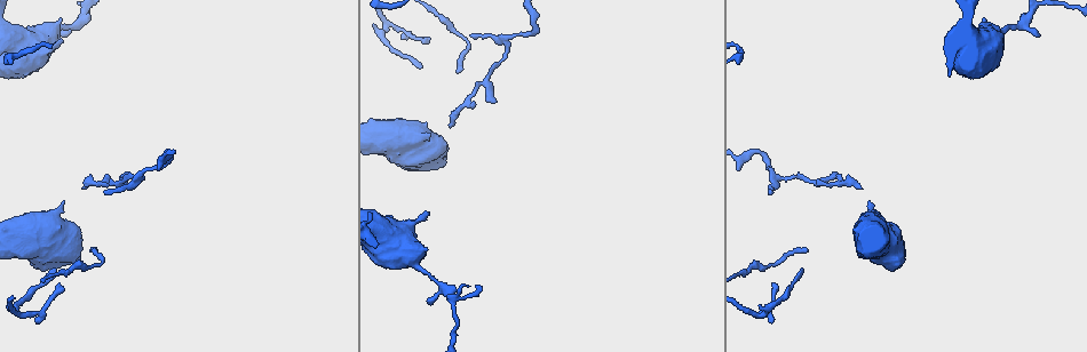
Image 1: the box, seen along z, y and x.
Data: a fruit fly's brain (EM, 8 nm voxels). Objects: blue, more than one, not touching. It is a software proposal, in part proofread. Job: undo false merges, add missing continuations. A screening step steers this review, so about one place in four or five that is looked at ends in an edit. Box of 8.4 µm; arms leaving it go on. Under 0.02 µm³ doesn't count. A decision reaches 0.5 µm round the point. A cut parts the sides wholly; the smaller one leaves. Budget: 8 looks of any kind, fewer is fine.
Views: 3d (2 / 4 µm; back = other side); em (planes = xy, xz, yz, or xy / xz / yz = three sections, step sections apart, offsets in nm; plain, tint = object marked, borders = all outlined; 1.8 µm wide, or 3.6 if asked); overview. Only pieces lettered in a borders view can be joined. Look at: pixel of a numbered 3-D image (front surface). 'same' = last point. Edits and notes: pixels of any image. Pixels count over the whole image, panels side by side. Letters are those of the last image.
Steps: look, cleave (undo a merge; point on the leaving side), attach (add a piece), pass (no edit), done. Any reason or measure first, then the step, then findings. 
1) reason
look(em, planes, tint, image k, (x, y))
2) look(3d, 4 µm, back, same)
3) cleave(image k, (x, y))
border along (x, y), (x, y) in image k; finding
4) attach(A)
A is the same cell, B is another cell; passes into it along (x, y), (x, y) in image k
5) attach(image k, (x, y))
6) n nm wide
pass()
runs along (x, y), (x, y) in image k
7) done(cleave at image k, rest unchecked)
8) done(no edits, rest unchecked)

thin end
look(3d, 4 µm, image 1, (429, 211))

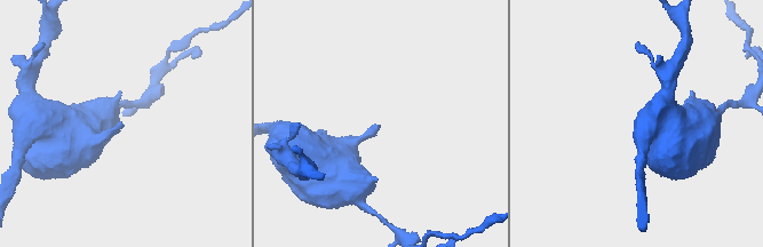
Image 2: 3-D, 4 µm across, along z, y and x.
look(em, planes, borders, image 2, (380, 125))

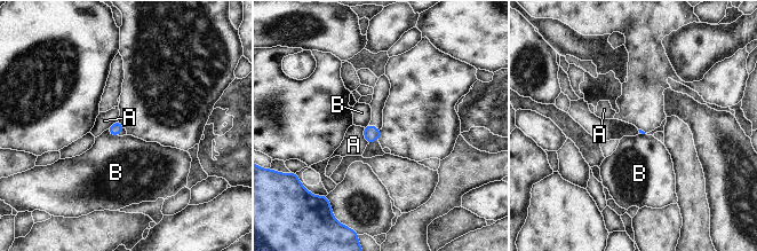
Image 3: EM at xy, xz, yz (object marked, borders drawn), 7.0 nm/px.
pass()
A and B are other cells; no lettered piece goes on from it

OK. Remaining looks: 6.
free end
look(3d, 4 µm, image 1, (1037, 35))

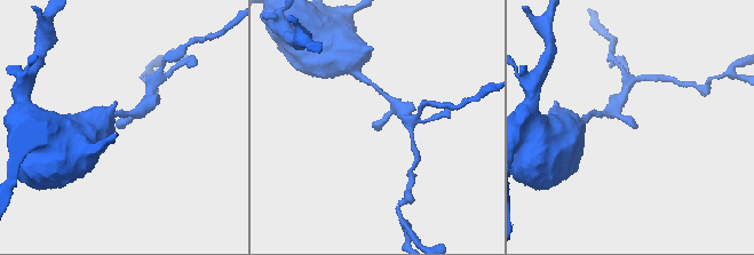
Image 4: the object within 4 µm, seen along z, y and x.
look(em, yz, step 8, borders, image 4, (119, 126))

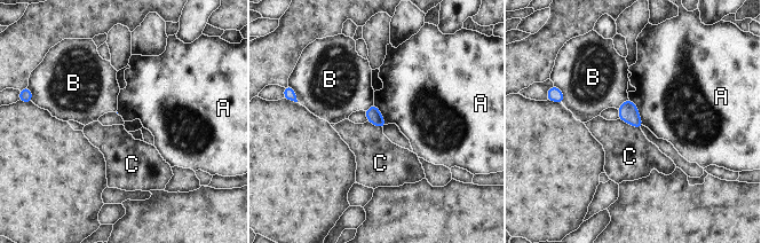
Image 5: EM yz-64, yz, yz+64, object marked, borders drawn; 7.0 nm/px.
look(em, xz, step 16, borders, same)

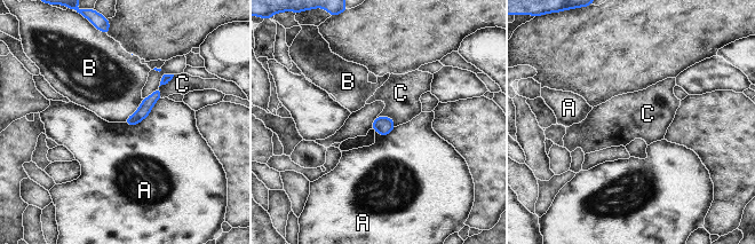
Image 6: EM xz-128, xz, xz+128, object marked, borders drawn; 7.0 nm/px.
pass()
A, B and C are other cells; none of them fits

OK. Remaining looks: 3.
branch stops here
look(em, planes, borders, image 1, (63, 200))

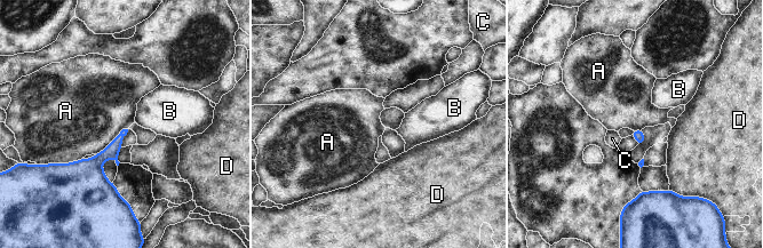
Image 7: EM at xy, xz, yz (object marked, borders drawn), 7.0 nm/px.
A touches over 300 nm
pass()
A, B, C and D are other cells; none of them fits

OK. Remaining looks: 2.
done(no edits, rest unchecked)

